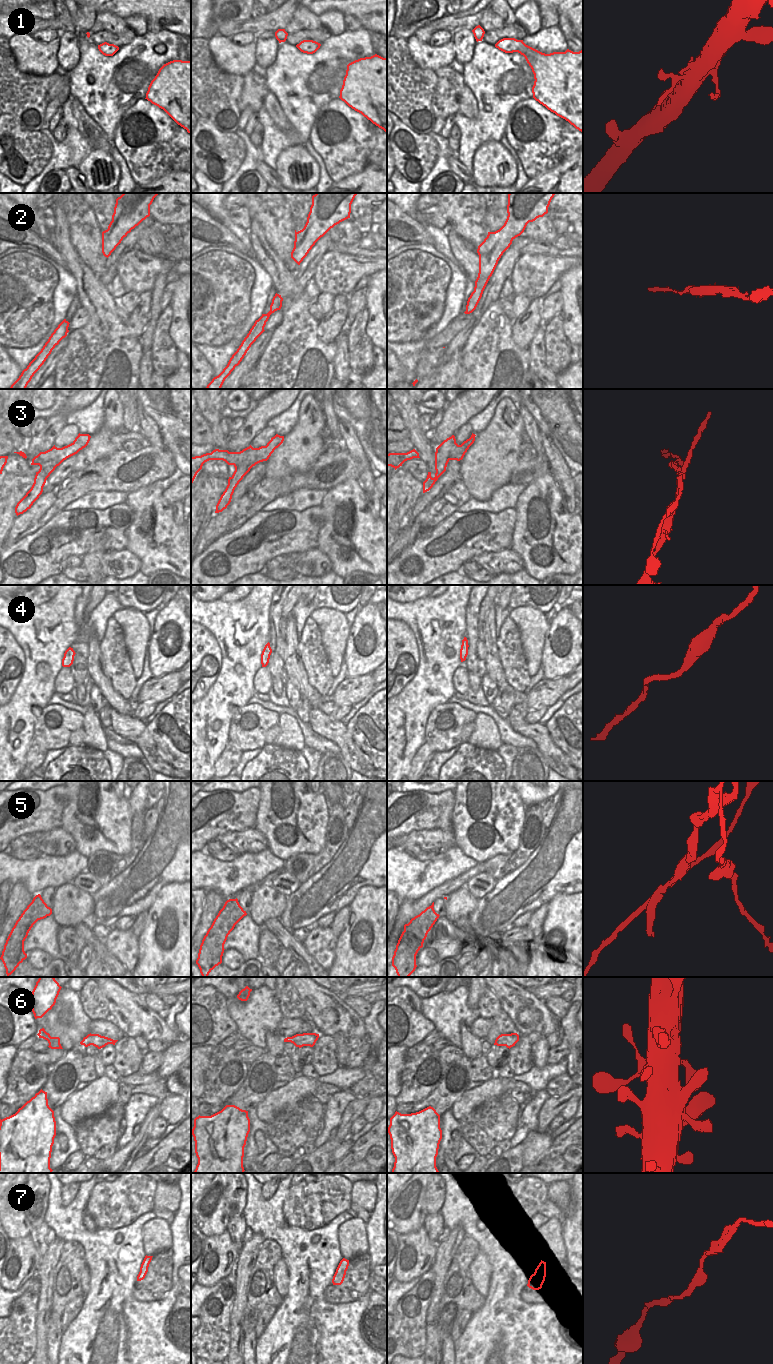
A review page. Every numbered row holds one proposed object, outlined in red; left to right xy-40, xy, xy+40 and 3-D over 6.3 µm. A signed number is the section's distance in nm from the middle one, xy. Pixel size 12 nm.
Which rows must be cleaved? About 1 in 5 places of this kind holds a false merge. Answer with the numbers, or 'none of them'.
3, 5

